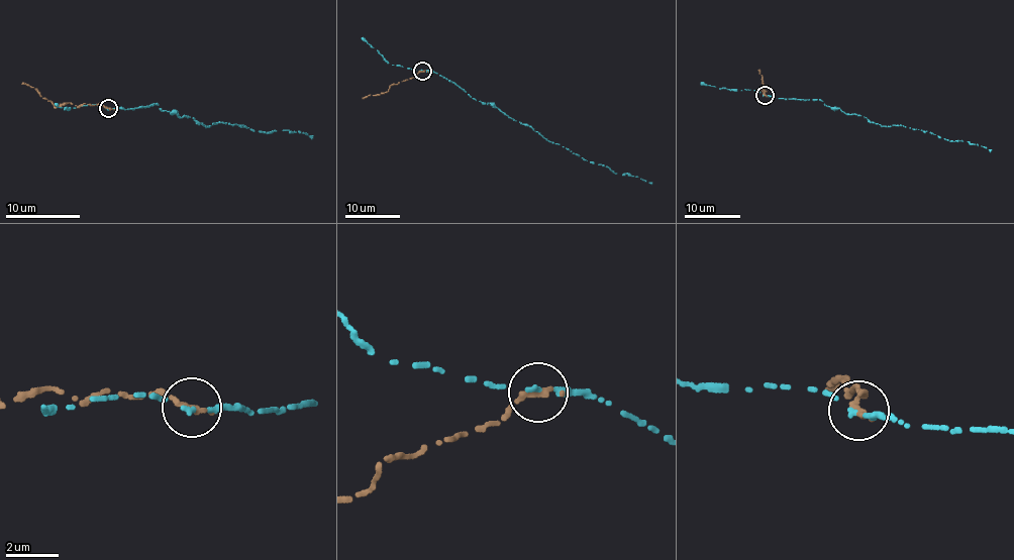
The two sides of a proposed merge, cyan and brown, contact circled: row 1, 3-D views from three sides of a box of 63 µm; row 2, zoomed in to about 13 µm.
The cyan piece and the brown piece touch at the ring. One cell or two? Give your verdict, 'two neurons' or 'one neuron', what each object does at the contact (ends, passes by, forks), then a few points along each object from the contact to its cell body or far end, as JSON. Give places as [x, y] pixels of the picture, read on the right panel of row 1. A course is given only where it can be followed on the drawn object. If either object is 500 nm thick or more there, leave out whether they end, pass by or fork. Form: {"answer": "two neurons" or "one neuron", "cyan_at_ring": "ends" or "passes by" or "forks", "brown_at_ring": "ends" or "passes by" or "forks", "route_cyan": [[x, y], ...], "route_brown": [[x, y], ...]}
{"answer": "two neurons", "cyan_at_ring": "passes by", "brown_at_ring": "ends", "route_cyan": [[764, 95], [785, 100], [821, 100], [826, 106], [864, 116], [887, 127], [903, 125], [950, 141], [992, 149]], "route_brown": [[766, 95], [765, 89], [758, 90], [764, 86], [758, 70]]}

